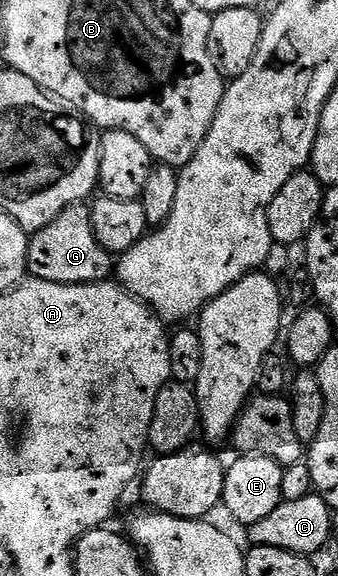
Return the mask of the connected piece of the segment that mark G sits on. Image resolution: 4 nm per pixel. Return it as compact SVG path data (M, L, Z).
M85 204L69 206L29 239L28 273L48 282L79 284L100 282L110 277L115 266L114 255L108 254L99 244L93 231L93 216Z

